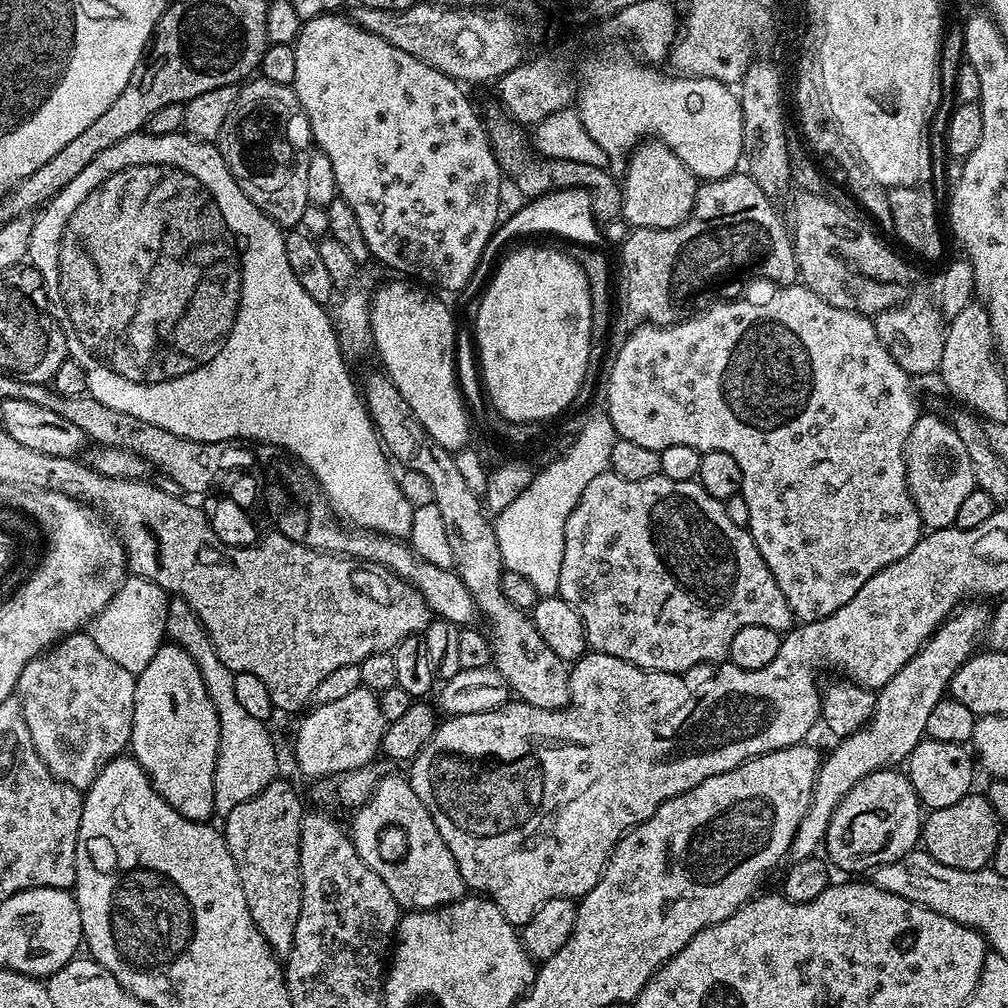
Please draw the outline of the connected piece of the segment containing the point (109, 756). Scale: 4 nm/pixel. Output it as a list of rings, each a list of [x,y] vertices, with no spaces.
[[[84,630],[56,641],[47,652],[41,652],[22,670],[16,683],[22,714],[34,742],[34,750],[46,762],[50,774],[75,788],[86,790],[111,760],[116,759],[131,745],[134,722],[134,686],[136,676],[122,670],[118,662],[110,662]]]

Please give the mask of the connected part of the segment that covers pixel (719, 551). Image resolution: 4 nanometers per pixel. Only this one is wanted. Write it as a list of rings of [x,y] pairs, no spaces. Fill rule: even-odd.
[[[610,470],[598,474],[566,518],[558,586],[558,595],[578,610],[591,651],[622,658],[650,672],[688,674],[699,664],[723,661],[734,634],[745,626],[770,626],[784,634],[794,624],[790,602],[778,590],[754,538],[747,528],[734,526],[726,518],[723,503],[706,494],[696,480],[674,482],[659,475],[646,482],[626,482]]]

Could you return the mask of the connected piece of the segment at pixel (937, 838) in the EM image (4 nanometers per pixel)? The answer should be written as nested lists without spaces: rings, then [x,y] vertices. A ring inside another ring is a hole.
[[[969,794],[954,802],[954,806],[931,809],[922,824],[922,848],[942,866],[977,872],[989,867],[1000,841],[1002,825],[987,795]]]

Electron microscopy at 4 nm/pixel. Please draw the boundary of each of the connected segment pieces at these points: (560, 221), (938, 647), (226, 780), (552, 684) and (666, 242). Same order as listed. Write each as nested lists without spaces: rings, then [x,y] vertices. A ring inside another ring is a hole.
[[[563,188],[560,191],[533,197],[524,204],[526,205],[520,207],[508,220],[503,219],[493,232],[486,250],[482,250],[482,258],[478,258],[478,266],[474,266],[474,274],[468,279],[467,291],[469,293],[483,293],[496,270],[498,263],[496,248],[504,247],[512,238],[530,234],[554,234],[568,239],[569,243],[581,244],[584,247],[601,247],[603,245],[604,234],[599,221],[593,214],[592,196],[585,188]]]
[[[968,602],[957,607],[938,626],[926,643],[876,692],[876,705],[872,717],[860,731],[843,737],[829,756],[820,762],[814,782],[810,806],[792,839],[791,855],[797,860],[817,855],[821,851],[834,810],[850,794],[850,790],[864,776],[879,772],[889,766],[900,766],[926,736],[926,722],[939,700],[945,699],[948,684],[954,674],[977,651],[982,637],[987,633],[990,608],[984,602]]]
[[[172,596],[168,601],[166,636],[171,643],[186,650],[190,658],[194,658],[202,674],[202,682],[210,694],[210,702],[214,702],[220,727],[220,745],[214,766],[214,806],[217,813],[226,814],[234,810],[234,806],[242,806],[242,802],[254,798],[254,794],[262,791],[271,780],[277,779],[276,744],[268,733],[269,725],[263,720],[253,718],[239,704],[238,697],[234,695],[236,673],[225,666],[222,658],[218,658],[198,614],[194,614],[194,610],[190,610],[188,603],[180,596]]]
[[[377,370],[377,372],[370,373],[365,378],[364,384],[362,380],[362,399],[364,405],[368,407],[372,425],[380,435],[380,443],[384,445],[384,451],[397,465],[400,463],[401,469],[418,470],[418,474],[424,475],[429,480],[430,487],[434,489],[434,501],[439,513],[442,514],[442,521],[445,522],[454,570],[460,575],[462,582],[466,582],[466,590],[470,590],[470,594],[474,598],[477,613],[482,620],[484,616],[485,622],[488,623],[486,635],[492,650],[492,664],[500,671],[509,689],[515,695],[516,692],[520,695],[517,697],[523,703],[538,706],[542,710],[558,710],[568,707],[572,698],[568,677],[569,665],[562,658],[558,658],[558,654],[554,654],[554,650],[550,650],[550,646],[546,646],[546,642],[542,642],[542,634],[538,634],[531,615],[521,608],[516,608],[504,597],[500,579],[503,578],[505,567],[498,550],[498,538],[493,521],[490,519],[481,497],[476,496],[474,490],[470,490],[470,486],[466,486],[466,481],[462,479],[462,473],[458,470],[455,455],[447,448],[440,448],[430,438],[430,434],[426,434],[422,422],[418,422],[418,418],[414,418],[414,410],[410,410],[410,405],[400,397],[394,382],[383,371]]]
[[[737,170],[731,176],[703,181],[696,189],[696,201],[691,216],[678,227],[632,228],[618,248],[618,276],[619,279],[620,276],[624,279],[624,320],[628,326],[639,326],[643,323],[657,326],[679,324],[705,303],[704,291],[719,276],[737,271],[734,258],[750,258],[750,246],[762,250],[764,244],[792,244],[789,229],[782,216],[780,221],[772,203],[770,197],[759,188],[758,182]]]

